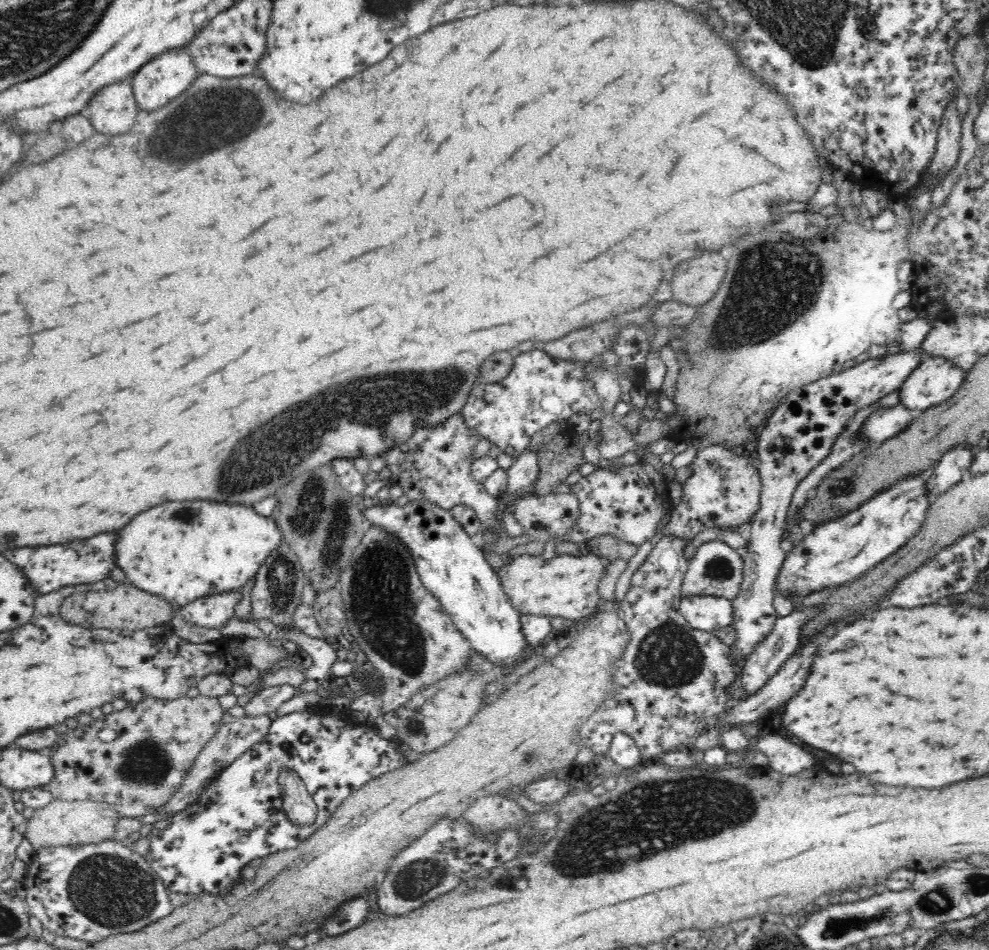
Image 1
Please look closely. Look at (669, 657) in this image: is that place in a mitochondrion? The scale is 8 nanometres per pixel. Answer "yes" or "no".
yes

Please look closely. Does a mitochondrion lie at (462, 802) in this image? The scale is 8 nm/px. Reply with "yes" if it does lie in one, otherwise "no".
no

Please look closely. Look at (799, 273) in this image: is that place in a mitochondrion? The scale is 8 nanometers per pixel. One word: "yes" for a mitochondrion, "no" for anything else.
yes

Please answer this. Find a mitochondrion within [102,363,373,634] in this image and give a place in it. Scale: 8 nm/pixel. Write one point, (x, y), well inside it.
(319, 513)

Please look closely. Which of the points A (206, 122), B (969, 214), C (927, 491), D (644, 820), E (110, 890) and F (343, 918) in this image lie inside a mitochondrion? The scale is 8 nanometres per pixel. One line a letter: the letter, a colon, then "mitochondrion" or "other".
A: mitochondrion
B: other
C: other
D: mitochondrion
E: mitochondrion
F: mitochondrion

